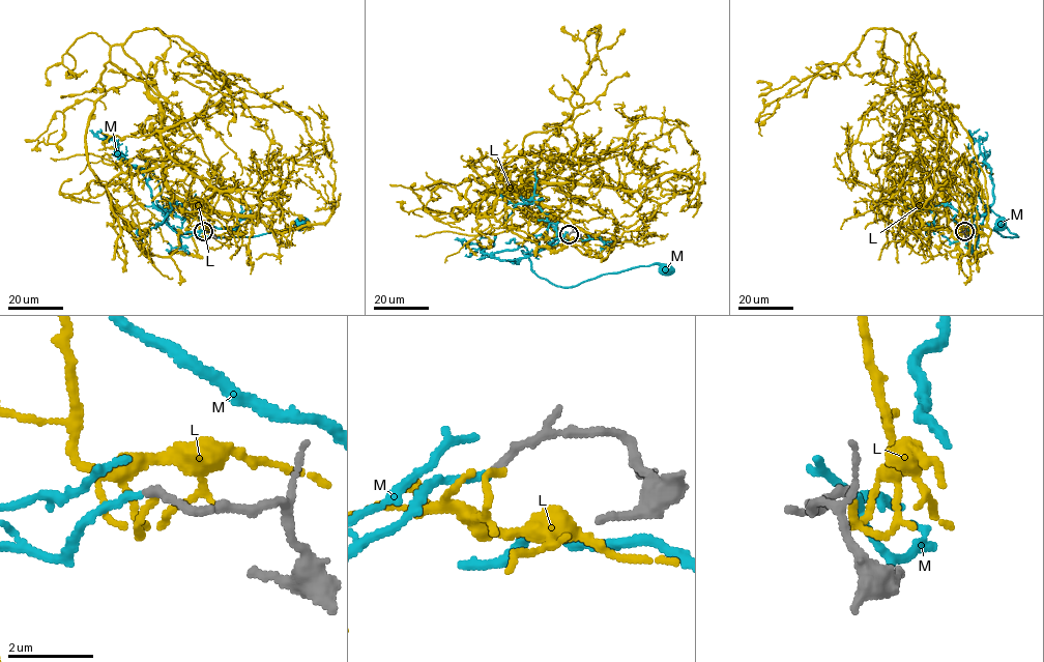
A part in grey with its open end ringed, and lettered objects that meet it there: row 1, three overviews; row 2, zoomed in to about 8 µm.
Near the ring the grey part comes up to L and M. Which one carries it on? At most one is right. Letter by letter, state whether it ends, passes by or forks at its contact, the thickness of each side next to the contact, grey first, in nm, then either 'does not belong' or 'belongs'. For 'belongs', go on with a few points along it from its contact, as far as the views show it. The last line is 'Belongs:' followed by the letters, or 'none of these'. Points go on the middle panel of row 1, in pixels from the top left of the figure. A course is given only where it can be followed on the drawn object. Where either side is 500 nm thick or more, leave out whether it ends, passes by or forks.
L: it ends | 190/130 nm | does not belong
M: it ends | 180/160 nm | belongs | via (569, 234), (517, 263), (492, 256), (523, 246), (530, 268), (562, 287), (641, 265), (659, 264), (665, 270)
Belongs: M

